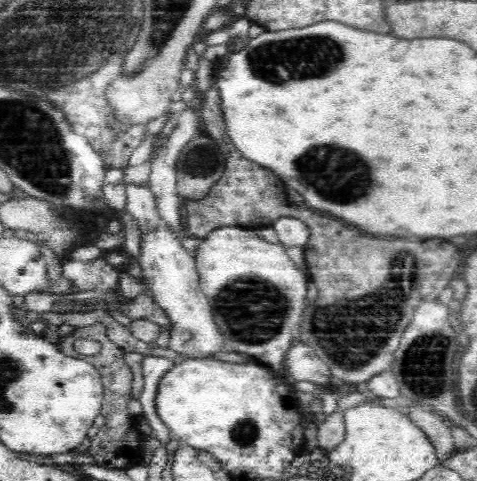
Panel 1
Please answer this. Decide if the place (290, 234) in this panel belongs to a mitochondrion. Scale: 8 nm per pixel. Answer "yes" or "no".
no

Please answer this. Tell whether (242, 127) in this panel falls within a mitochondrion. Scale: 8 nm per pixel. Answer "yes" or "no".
no

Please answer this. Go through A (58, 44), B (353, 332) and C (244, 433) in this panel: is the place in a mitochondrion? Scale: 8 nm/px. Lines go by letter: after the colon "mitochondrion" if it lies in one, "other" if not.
A: mitochondrion
B: mitochondrion
C: mitochondrion

